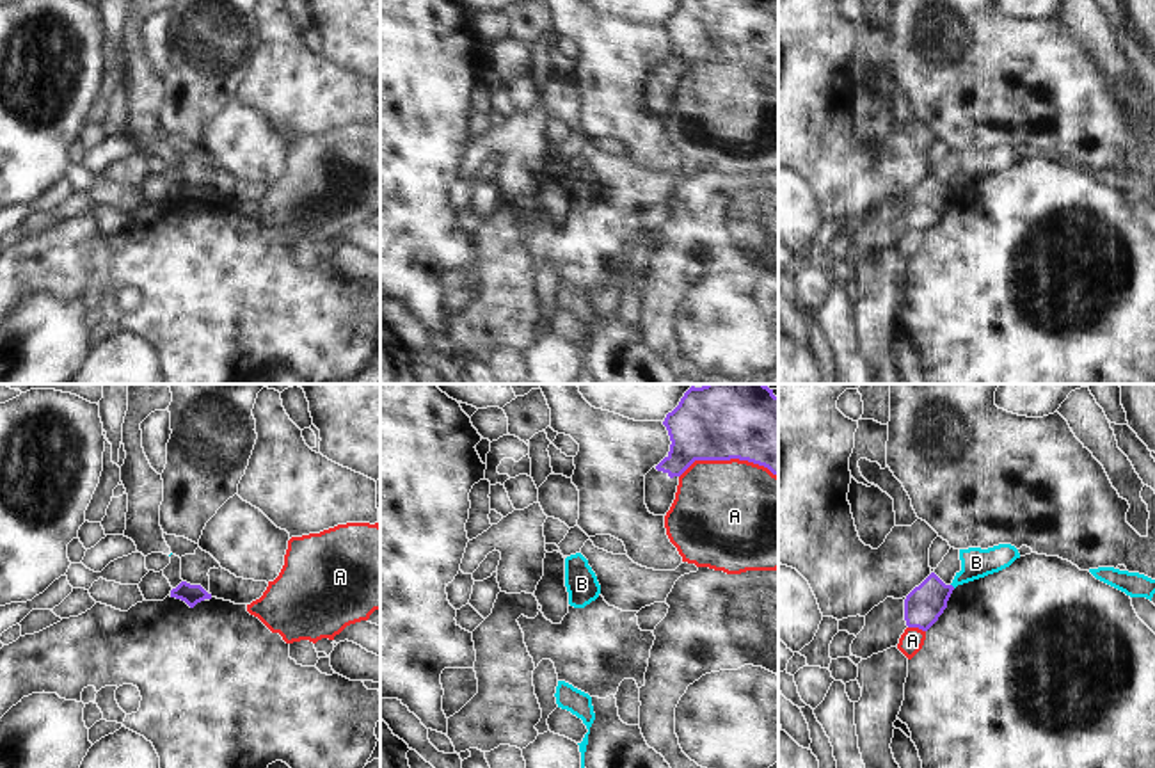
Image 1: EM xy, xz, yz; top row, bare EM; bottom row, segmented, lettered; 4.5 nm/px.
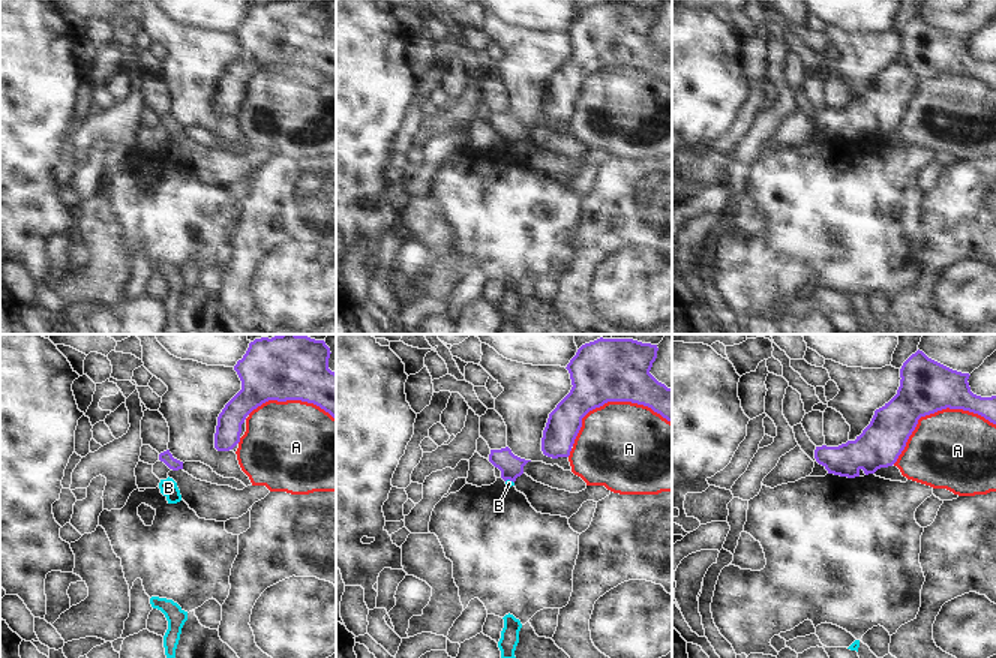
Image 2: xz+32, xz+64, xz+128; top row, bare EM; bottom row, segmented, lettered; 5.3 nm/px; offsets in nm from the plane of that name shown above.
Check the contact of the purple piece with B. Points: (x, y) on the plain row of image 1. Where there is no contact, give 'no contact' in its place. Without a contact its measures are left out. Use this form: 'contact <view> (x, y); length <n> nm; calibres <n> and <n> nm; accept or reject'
no contact; reject

